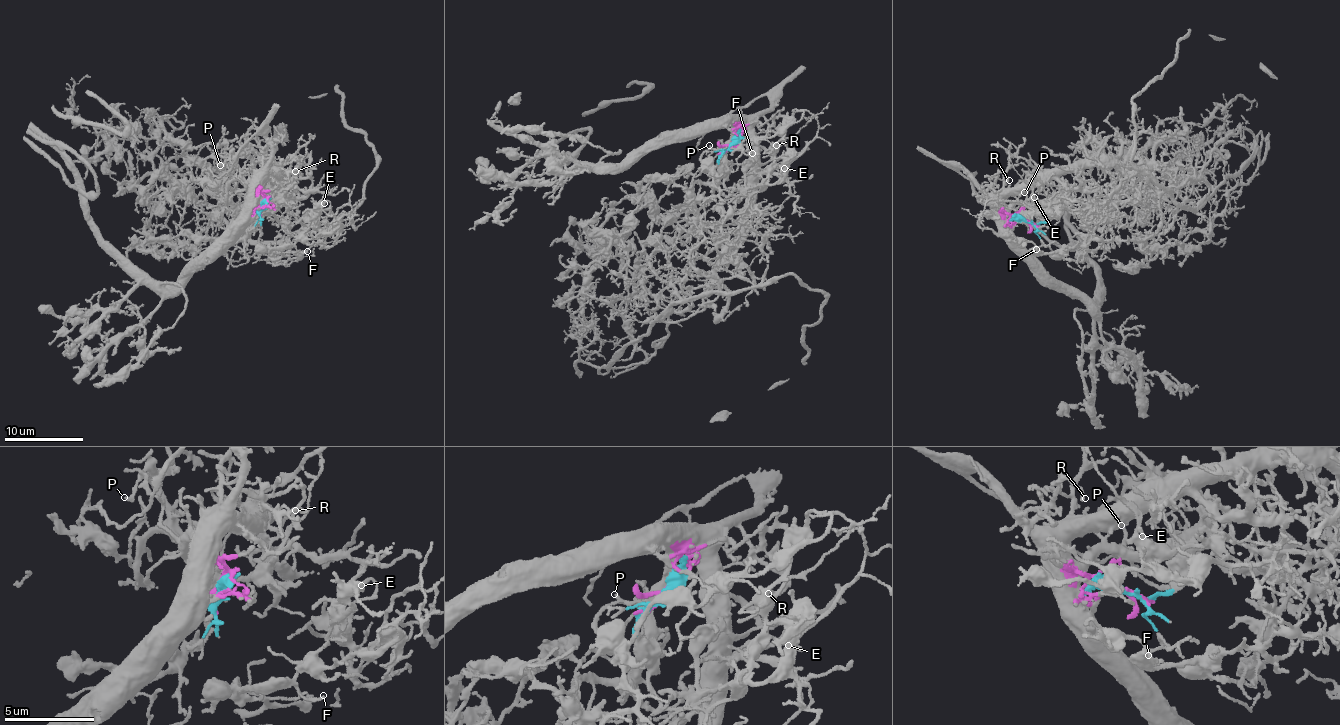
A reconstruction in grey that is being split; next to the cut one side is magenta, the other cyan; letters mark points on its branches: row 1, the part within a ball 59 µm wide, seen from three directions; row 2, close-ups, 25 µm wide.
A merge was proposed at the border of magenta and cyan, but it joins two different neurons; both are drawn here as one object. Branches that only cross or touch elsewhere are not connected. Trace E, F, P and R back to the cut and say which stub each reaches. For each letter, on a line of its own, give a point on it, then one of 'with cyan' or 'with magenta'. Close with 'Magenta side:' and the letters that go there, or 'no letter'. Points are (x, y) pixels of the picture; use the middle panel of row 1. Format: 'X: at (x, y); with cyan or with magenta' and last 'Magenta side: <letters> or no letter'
E: at (784, 168); with cyan
F: at (752, 153); with cyan
P: at (709, 145); with magenta
R: at (776, 145); with magenta
Magenta side: P, R

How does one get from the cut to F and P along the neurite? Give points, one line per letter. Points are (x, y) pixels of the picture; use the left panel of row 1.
F: (263, 203), (254, 210), (259, 197), (269, 199), (287, 231), (269, 255), (282, 254), (268, 246), (307, 250)
P: (263, 203), (263, 193), (243, 182), (231, 158), (227, 156), (225, 163), (220, 164)

